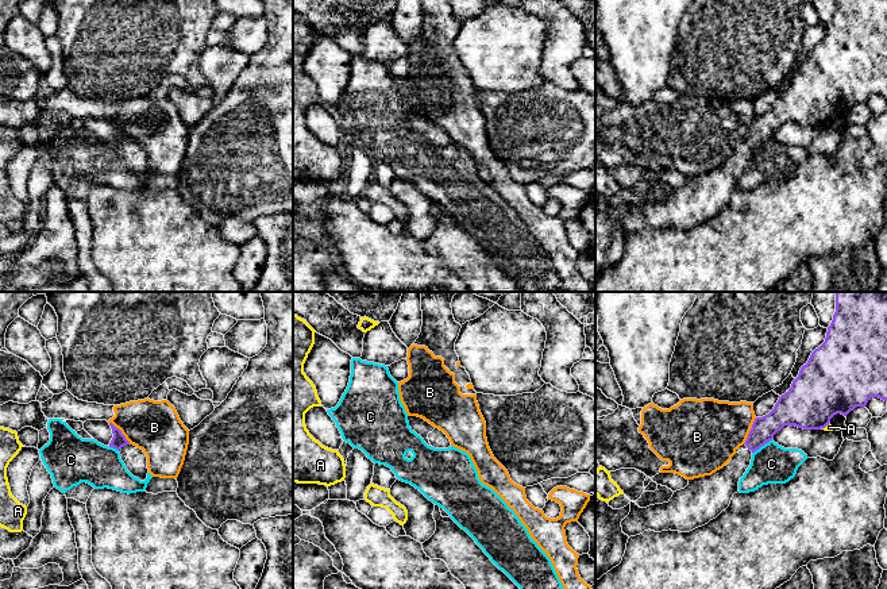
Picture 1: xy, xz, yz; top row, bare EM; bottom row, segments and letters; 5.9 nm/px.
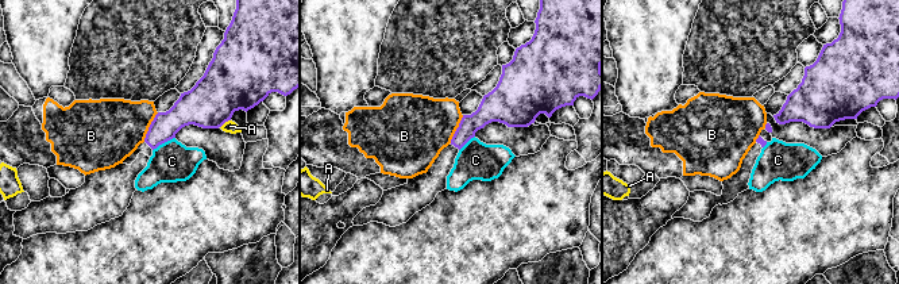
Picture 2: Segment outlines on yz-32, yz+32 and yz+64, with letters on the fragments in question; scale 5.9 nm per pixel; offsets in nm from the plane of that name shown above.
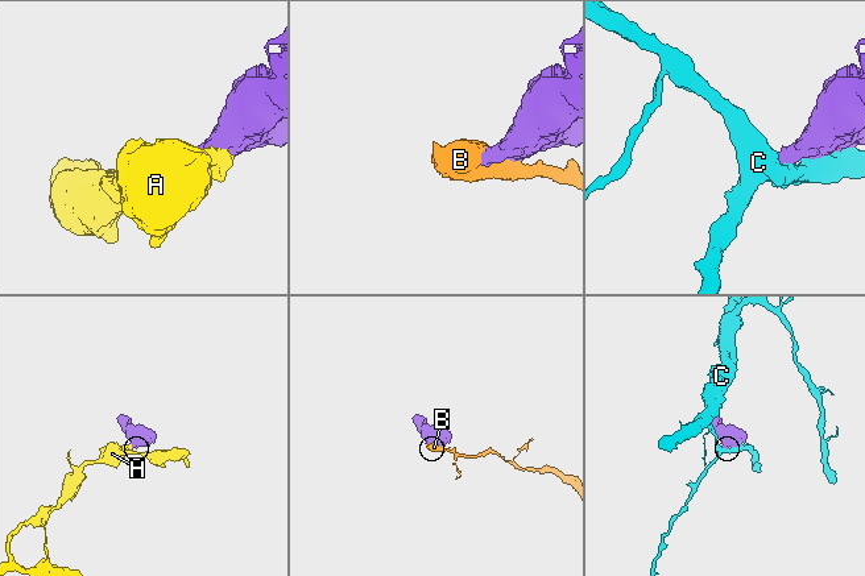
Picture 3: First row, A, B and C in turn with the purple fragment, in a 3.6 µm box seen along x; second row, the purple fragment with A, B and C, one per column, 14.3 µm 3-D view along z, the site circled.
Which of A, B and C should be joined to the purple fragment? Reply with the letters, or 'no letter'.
no letter

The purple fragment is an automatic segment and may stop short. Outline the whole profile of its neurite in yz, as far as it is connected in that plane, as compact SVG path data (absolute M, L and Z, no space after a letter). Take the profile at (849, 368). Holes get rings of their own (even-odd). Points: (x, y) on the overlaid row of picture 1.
M836 292L836 312L825 342L811 353L774 409L755 419L744 443L748 449L736 453L726 466L711 476L689 480L689 485L674 492L668 503L640 508L630 501L630 512L621 521L622 532L629 538L648 530L690 532L707 524L729 507L738 492L738 481L749 467L752 454L784 426L821 430L834 415L846 416L856 407L865 407L871 397L887 401L887 292Z

